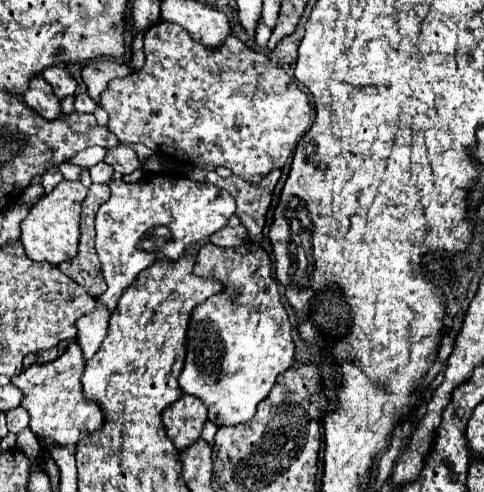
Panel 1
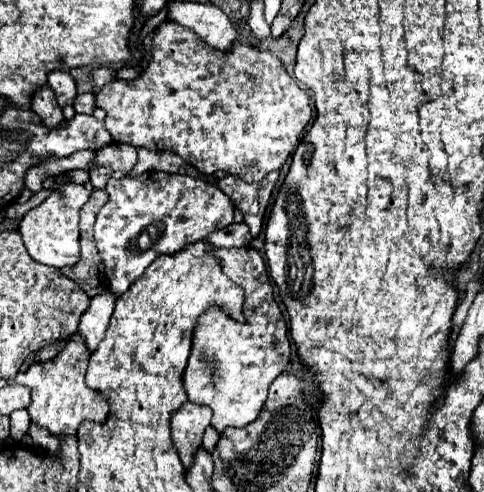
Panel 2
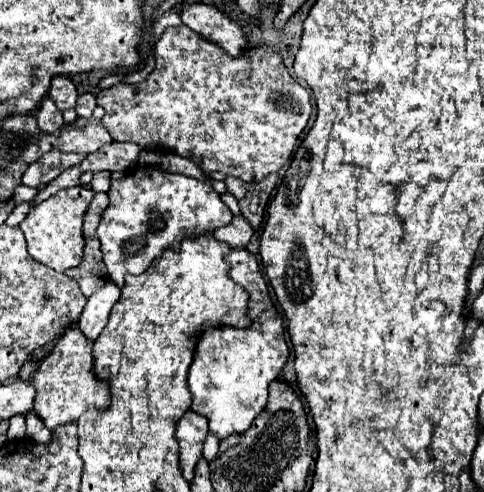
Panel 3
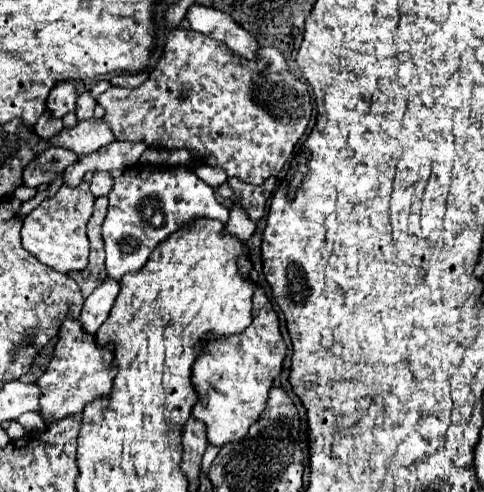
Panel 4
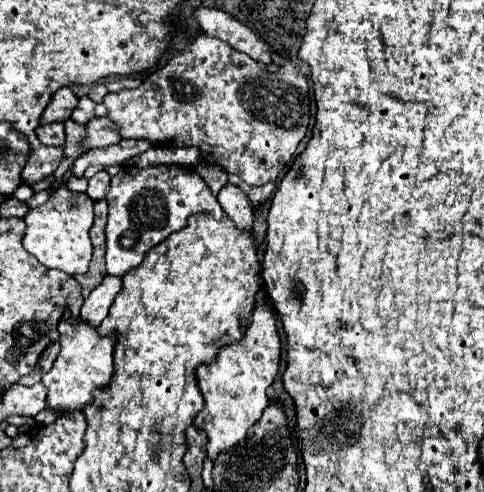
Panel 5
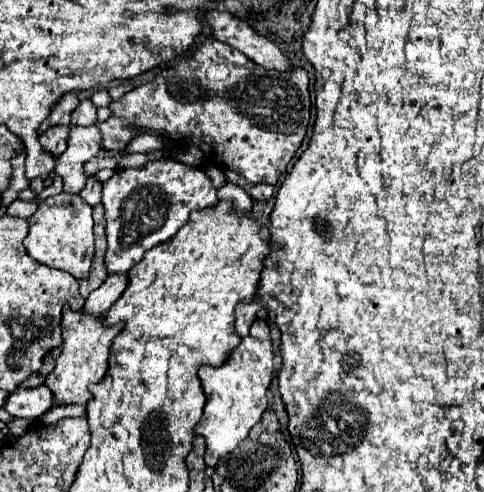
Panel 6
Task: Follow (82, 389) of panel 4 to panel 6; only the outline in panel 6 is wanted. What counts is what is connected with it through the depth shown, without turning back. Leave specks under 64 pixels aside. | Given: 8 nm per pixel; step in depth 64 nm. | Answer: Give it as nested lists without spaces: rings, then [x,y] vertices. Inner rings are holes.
[[[68,304],[64,306],[62,316],[64,316],[62,354],[58,356],[54,370],[48,374],[46,386],[54,392],[54,398],[58,404],[86,404],[92,398],[92,392],[88,386],[100,382],[106,374],[110,344],[122,330],[122,324],[104,326],[102,318],[96,318],[82,310],[74,312],[68,308]]]

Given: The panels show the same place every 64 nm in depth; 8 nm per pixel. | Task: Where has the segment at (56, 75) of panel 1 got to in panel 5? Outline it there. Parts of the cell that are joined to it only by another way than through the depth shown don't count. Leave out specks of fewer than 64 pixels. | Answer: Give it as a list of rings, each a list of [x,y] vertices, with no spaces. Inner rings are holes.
[[[60,88],[52,102],[48,104],[48,108],[42,114],[42,124],[50,124],[50,122],[64,122],[70,118],[72,110],[76,108],[78,98],[74,96],[74,92],[70,88]]]

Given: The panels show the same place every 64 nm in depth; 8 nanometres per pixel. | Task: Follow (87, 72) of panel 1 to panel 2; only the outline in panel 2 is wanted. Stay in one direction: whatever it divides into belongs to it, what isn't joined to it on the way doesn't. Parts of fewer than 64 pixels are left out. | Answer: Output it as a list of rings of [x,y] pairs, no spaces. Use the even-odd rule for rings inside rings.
[[[102,66],[102,68],[98,68],[98,70],[92,72],[92,80],[94,80],[94,84],[96,84],[98,88],[102,88],[106,82],[112,82],[112,80],[114,80],[114,74],[116,74],[116,70]]]

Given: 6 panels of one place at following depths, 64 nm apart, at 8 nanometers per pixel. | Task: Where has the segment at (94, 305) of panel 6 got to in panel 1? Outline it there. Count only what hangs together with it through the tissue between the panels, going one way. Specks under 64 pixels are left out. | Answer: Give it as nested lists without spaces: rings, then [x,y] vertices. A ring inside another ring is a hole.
[[[96,302],[96,310],[82,316],[78,322],[76,322],[76,328],[78,328],[78,342],[82,346],[82,352],[84,352],[84,358],[92,358],[102,340],[106,338],[106,330],[108,330],[108,320],[110,320],[110,312],[102,308],[100,302]]]

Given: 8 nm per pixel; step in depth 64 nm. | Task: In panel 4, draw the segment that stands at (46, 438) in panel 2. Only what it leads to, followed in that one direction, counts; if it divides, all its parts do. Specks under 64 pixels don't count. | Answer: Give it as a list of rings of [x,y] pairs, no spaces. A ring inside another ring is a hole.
[[[28,412],[24,416],[18,416],[16,422],[20,422],[24,426],[28,436],[38,436],[40,432],[46,430],[46,424],[44,424],[44,420],[42,420],[42,416],[38,412]]]

